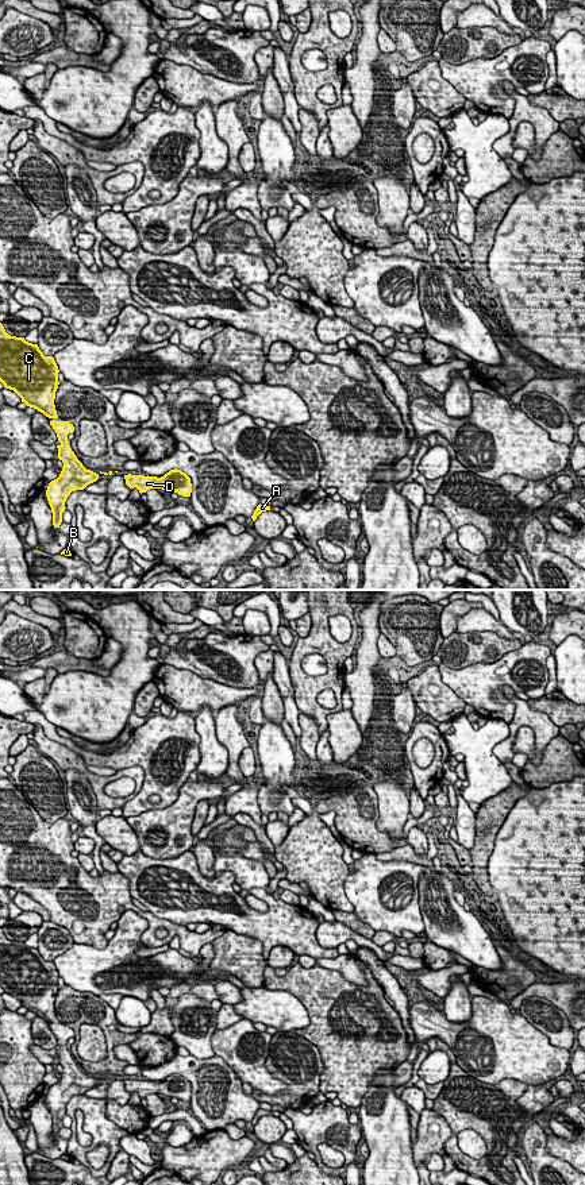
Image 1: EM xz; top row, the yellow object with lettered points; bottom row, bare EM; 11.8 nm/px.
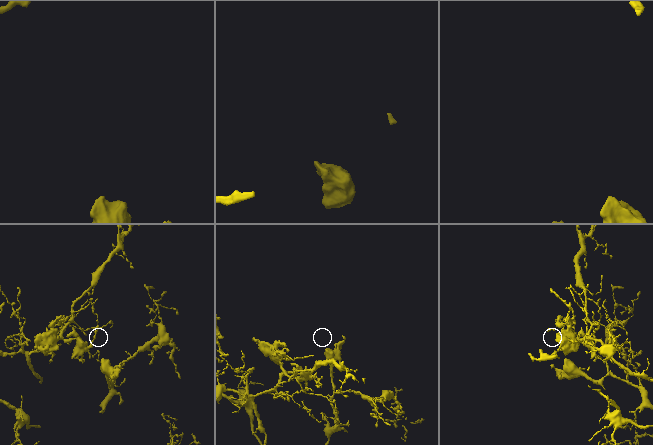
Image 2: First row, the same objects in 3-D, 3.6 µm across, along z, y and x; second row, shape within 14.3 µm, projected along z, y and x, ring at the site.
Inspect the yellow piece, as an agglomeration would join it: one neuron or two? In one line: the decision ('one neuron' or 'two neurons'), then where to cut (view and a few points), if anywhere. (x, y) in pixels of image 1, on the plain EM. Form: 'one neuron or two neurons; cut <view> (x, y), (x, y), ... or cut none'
one neuron; cut none

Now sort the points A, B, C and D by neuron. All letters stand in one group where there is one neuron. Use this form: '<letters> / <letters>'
A B C D

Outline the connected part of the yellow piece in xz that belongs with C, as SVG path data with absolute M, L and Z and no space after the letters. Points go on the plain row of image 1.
M0 927L0 987L4 989L5 993L14 995L22 1003L22 1007L24 1007L27 1011L34 1012L38 1016L43 1018L46 1022L49 1022L51 1024L50 1030L55 1035L58 1046L61 1047L59 1050L57 1050L57 1053L58 1053L58 1064L63 1068L63 1072L59 1081L51 1085L46 1095L46 1101L53 1118L54 1132L59 1132L62 1127L62 1118L66 1113L65 1107L72 1096L84 1095L88 1089L96 1086L100 1078L108 1080L107 1077L100 1076L99 1078L96 1078L91 1074L86 1074L82 1070L82 1068L77 1064L77 1061L74 1059L74 1057L69 1050L68 1039L74 1037L74 1031L69 1026L57 1024L58 1019L54 1010L55 996L59 989L58 977L59 974L53 961L45 961L43 957L39 954L38 949L28 947L24 945L24 942L16 942L8 939L3 929Z

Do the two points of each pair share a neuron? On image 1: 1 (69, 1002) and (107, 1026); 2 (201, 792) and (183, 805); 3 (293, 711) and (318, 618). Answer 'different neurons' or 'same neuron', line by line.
1: same neuron
2: same neuron
3: different neurons

